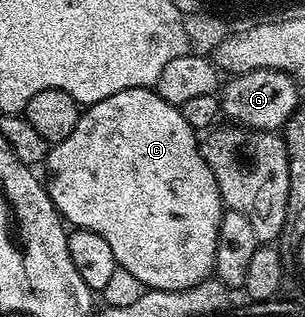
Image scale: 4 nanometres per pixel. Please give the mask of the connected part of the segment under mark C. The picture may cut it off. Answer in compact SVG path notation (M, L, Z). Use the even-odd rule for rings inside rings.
M156 88L128 89L119 91L119 95L107 95L95 104L88 106L82 112L79 123L75 123L75 131L67 135L58 145L52 146L48 151L49 158L45 161L45 169L49 172L47 188L49 198L53 201L57 212L73 229L86 229L95 231L95 235L103 235L107 239L107 247L111 247L111 255L115 255L118 266L126 269L139 283L143 283L146 290L166 289L167 291L179 291L187 287L195 287L198 283L206 280L213 273L215 263L215 247L217 246L217 232L223 212L221 192L215 183L215 175L211 175L211 167L205 162L205 154L199 148L198 134L183 119L178 106L167 103L158 95Z

